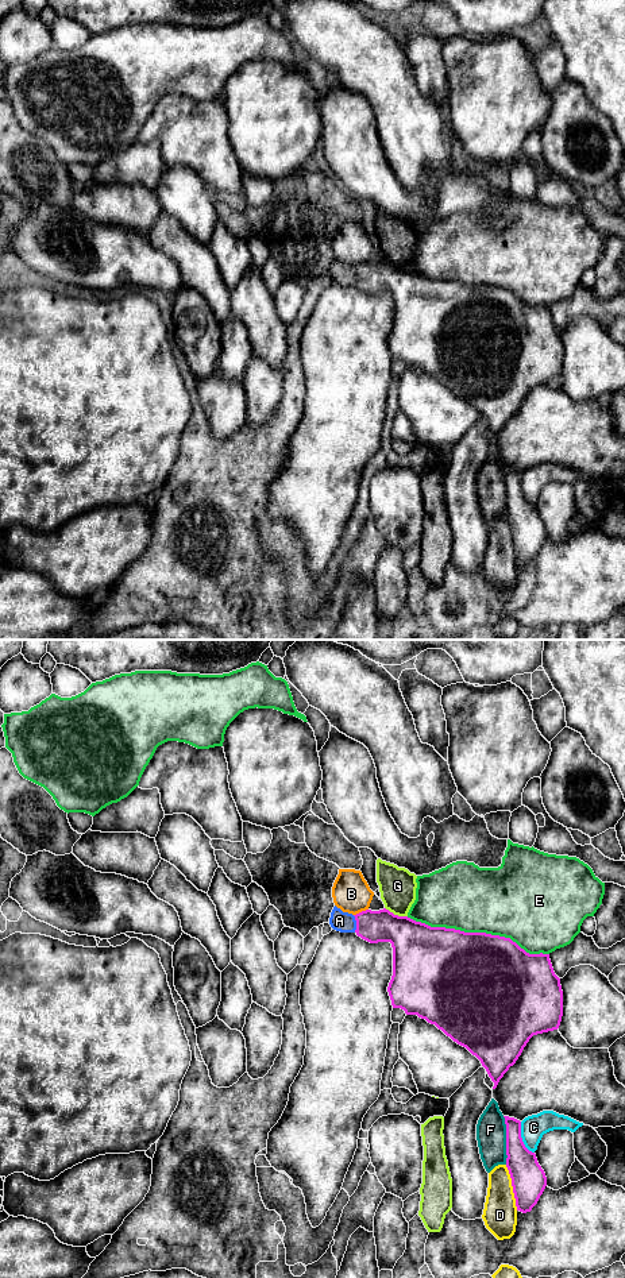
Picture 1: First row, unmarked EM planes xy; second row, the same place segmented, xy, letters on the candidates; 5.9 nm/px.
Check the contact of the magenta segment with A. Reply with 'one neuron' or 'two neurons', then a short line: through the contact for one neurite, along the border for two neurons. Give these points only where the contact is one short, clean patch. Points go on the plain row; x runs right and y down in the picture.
one neuron; line xy (373, 278), (357, 275), (339, 273)

